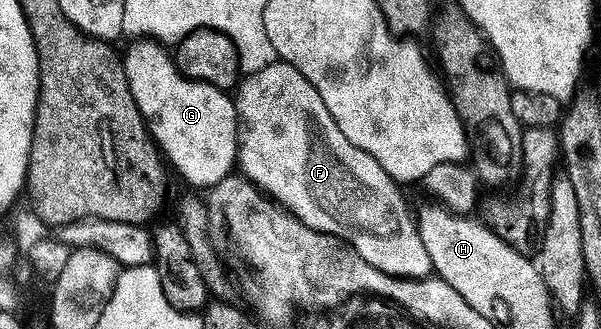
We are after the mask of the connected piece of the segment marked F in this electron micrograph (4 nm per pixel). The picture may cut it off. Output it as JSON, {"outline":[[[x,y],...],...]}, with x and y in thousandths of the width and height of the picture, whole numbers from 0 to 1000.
{"outline":[[[459,179],[456,195],[441,201],[441,213],[406,228],[389,271],[388,301],[398,362],[394,511],[403,532],[507,675],[507,687],[577,733],[607,796],[614,796],[614,809],[627,809],[627,821],[641,821],[641,833],[674,839],[681,851],[719,836],[714,769],[707,763],[707,736],[700,736],[692,660],[677,635],[677,608],[661,574],[666,568],[627,480],[607,468],[607,456],[587,444],[587,432],[567,407],[554,347],[547,347],[541,310],[534,310],[534,286],[527,286],[527,261],[521,261],[501,213]]]}

